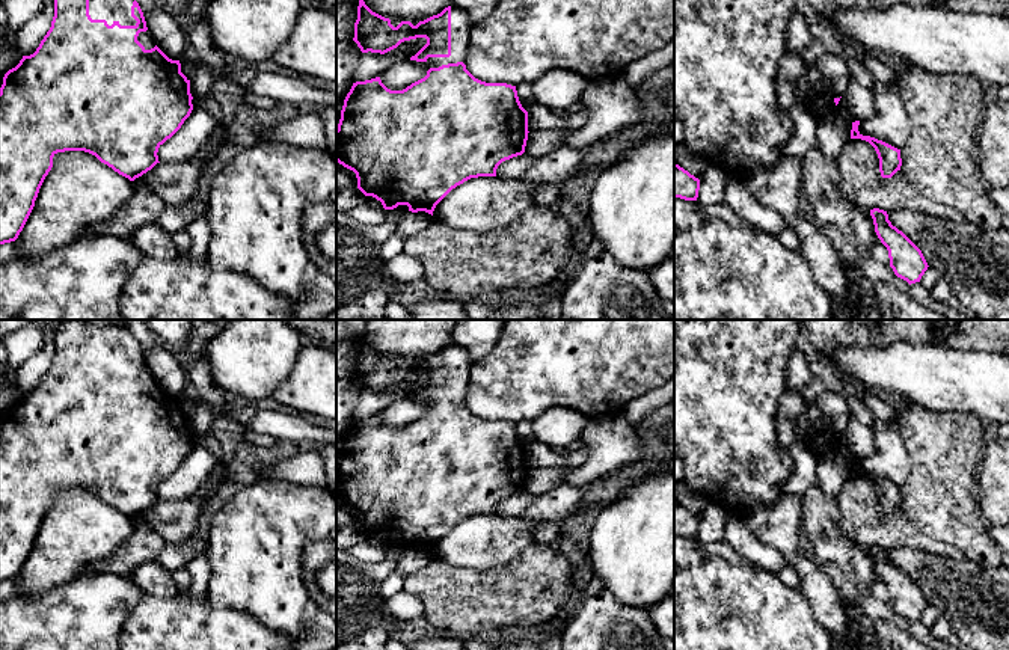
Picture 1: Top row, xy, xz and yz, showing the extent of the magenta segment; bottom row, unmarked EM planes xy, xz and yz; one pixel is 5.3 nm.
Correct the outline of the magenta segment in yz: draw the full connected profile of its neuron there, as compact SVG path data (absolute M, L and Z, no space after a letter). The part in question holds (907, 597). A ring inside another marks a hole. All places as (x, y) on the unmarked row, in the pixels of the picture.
M873 546L870 547L870 553L878 576L888 588L890 605L894 612L909 623L920 620L929 605L922 588L902 569L891 563L887 549Z

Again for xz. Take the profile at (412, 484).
M359 338L357 357L354 360L354 376L362 391L385 392L397 386L401 380L425 376L427 382L410 395L416 400L428 400L433 404L427 413L403 428L388 427L380 415L353 421L344 437L341 457L336 466L336 499L353 508L357 516L357 526L365 534L373 534L382 540L385 547L407 543L409 549L425 549L433 553L436 543L457 523L471 516L496 514L498 504L525 490L528 478L528 449L522 445L516 424L507 421L486 421L475 416L466 407L466 392L474 360L468 351L451 342L440 351L433 353L413 363L401 359L397 365L373 350Z

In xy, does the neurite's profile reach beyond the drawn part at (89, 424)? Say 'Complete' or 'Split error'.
Split error

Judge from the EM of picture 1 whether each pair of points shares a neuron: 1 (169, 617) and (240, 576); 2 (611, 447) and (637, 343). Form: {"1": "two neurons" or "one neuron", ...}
{"1": "two neurons", "2": "two neurons"}

